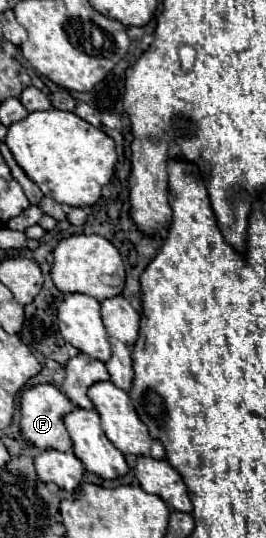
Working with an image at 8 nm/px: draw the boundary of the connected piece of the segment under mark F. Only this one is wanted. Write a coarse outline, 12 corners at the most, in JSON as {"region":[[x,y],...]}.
{"region":[[54,385],[20,399],[20,433],[36,449],[70,451],[64,417],[74,409]]}

